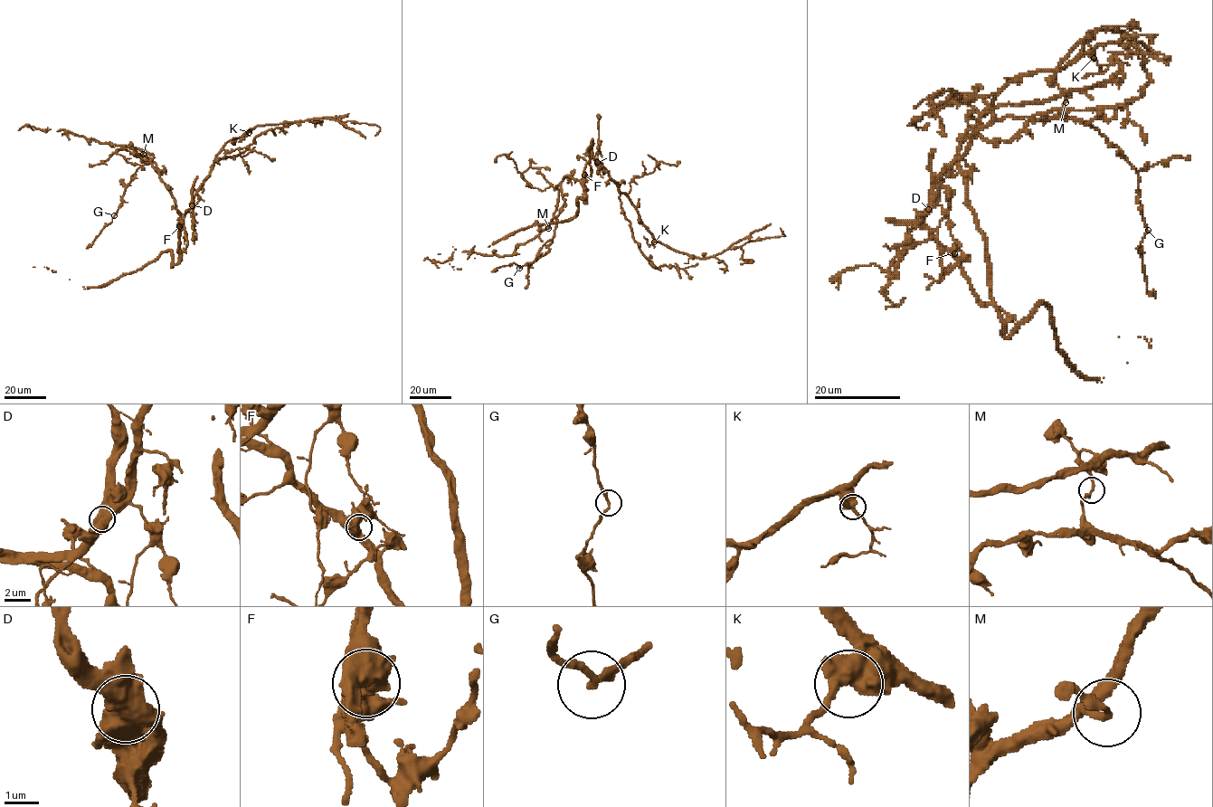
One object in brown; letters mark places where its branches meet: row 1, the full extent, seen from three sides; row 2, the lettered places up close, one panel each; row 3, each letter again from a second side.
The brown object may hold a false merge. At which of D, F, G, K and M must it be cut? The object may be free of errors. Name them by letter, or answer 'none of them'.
D

